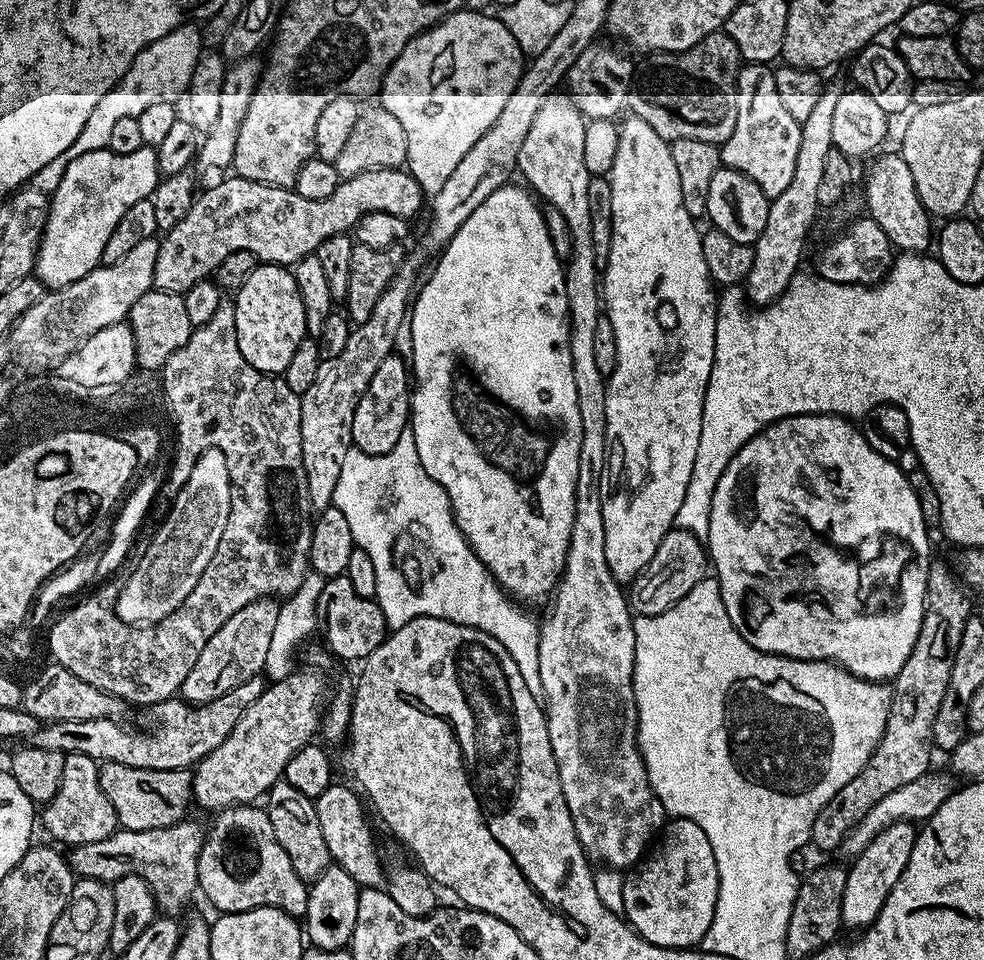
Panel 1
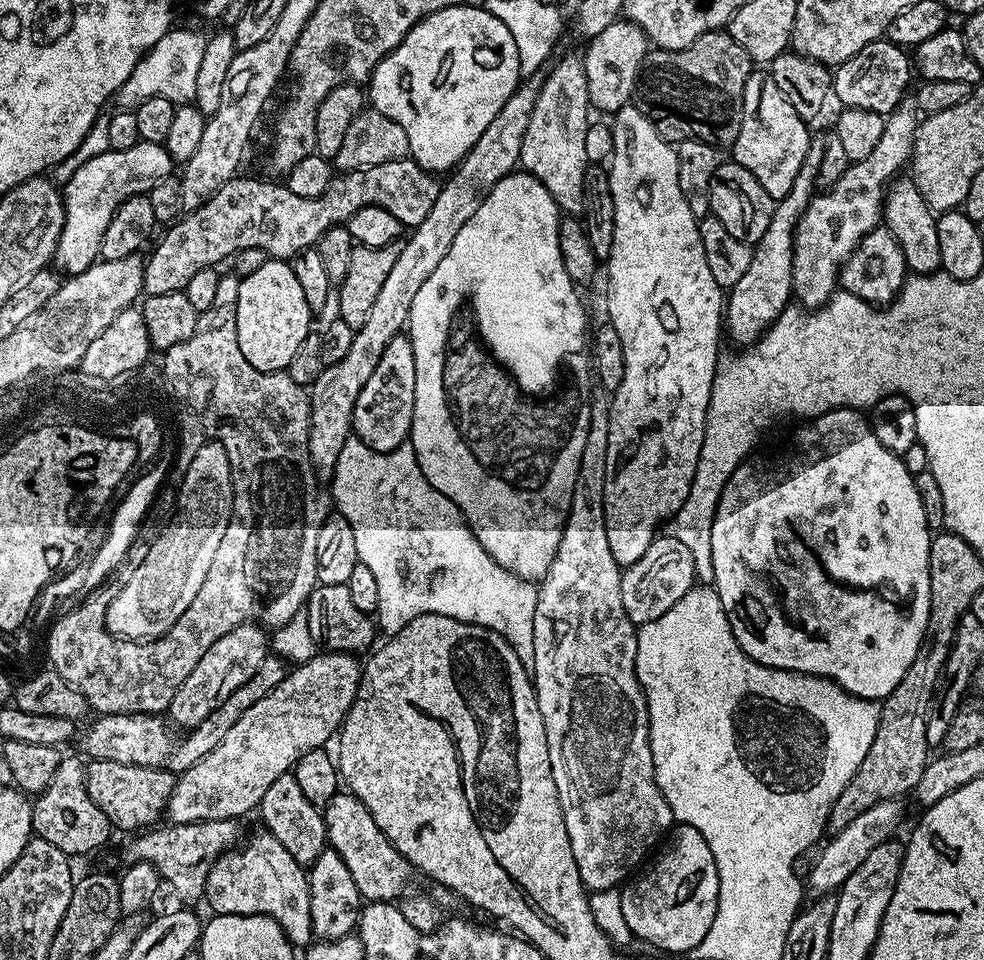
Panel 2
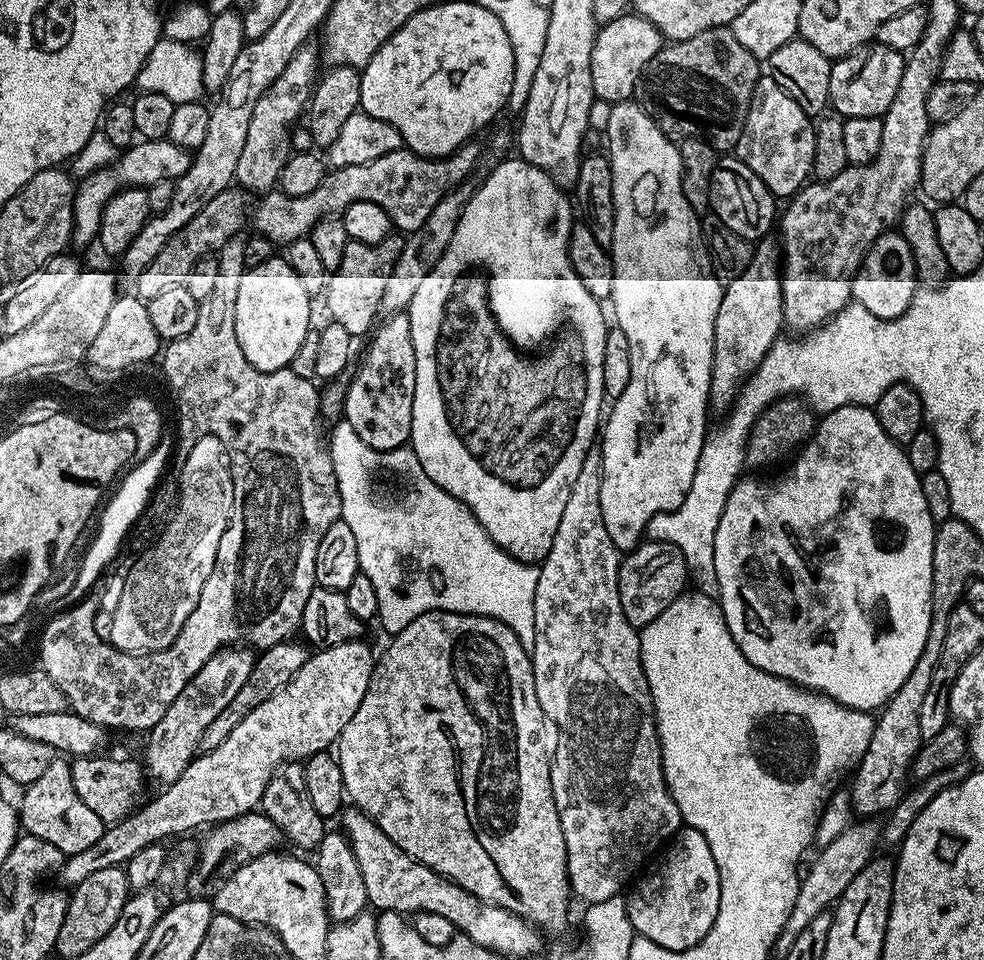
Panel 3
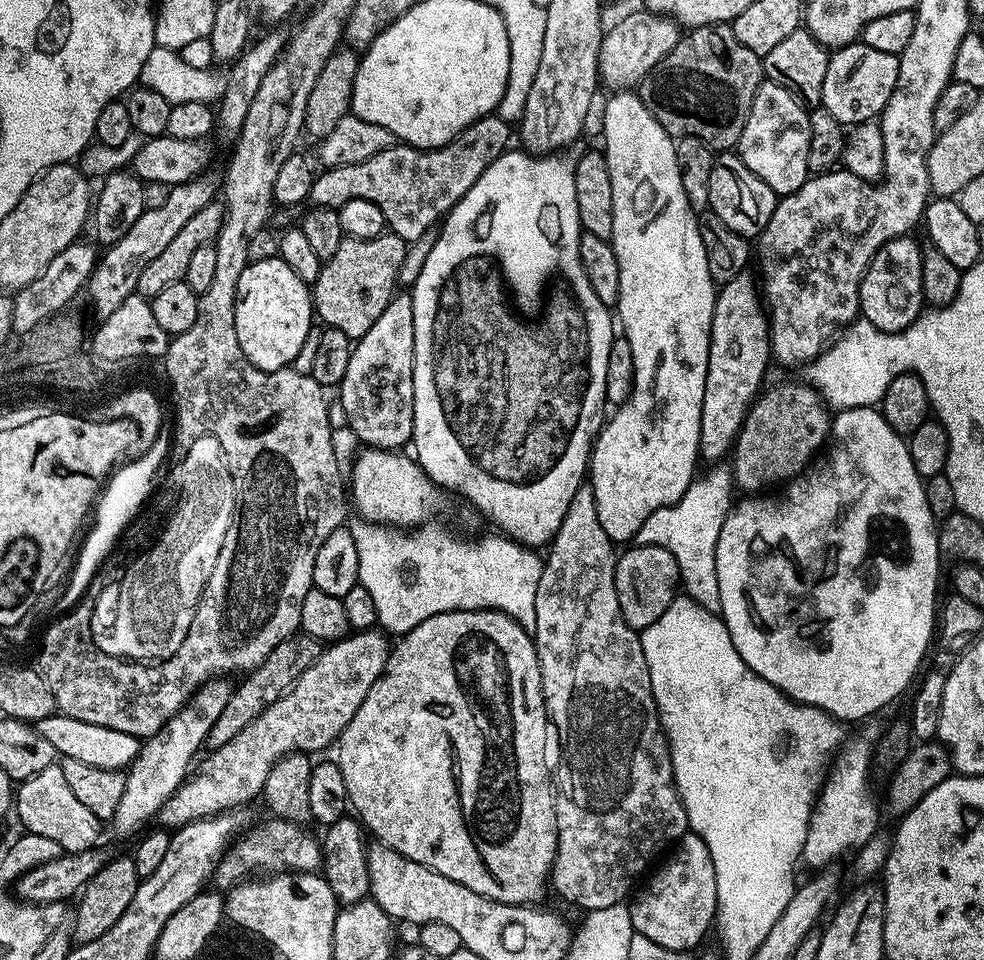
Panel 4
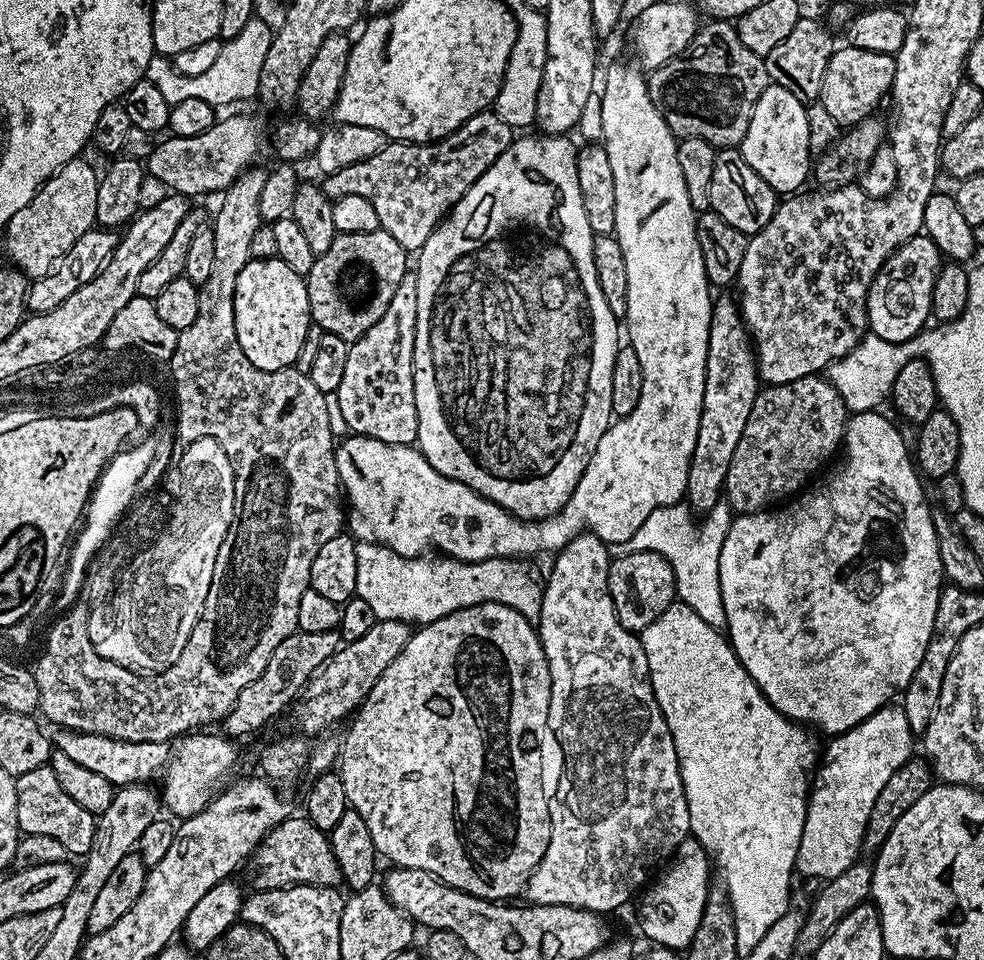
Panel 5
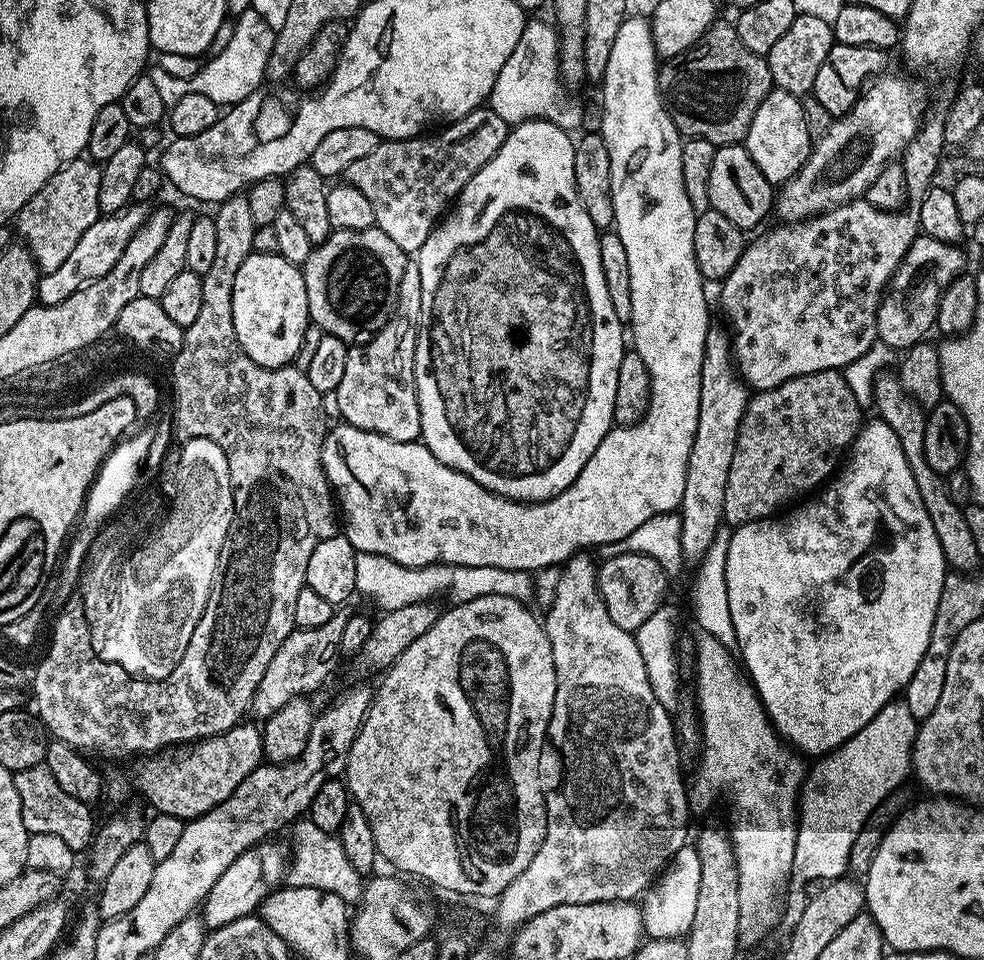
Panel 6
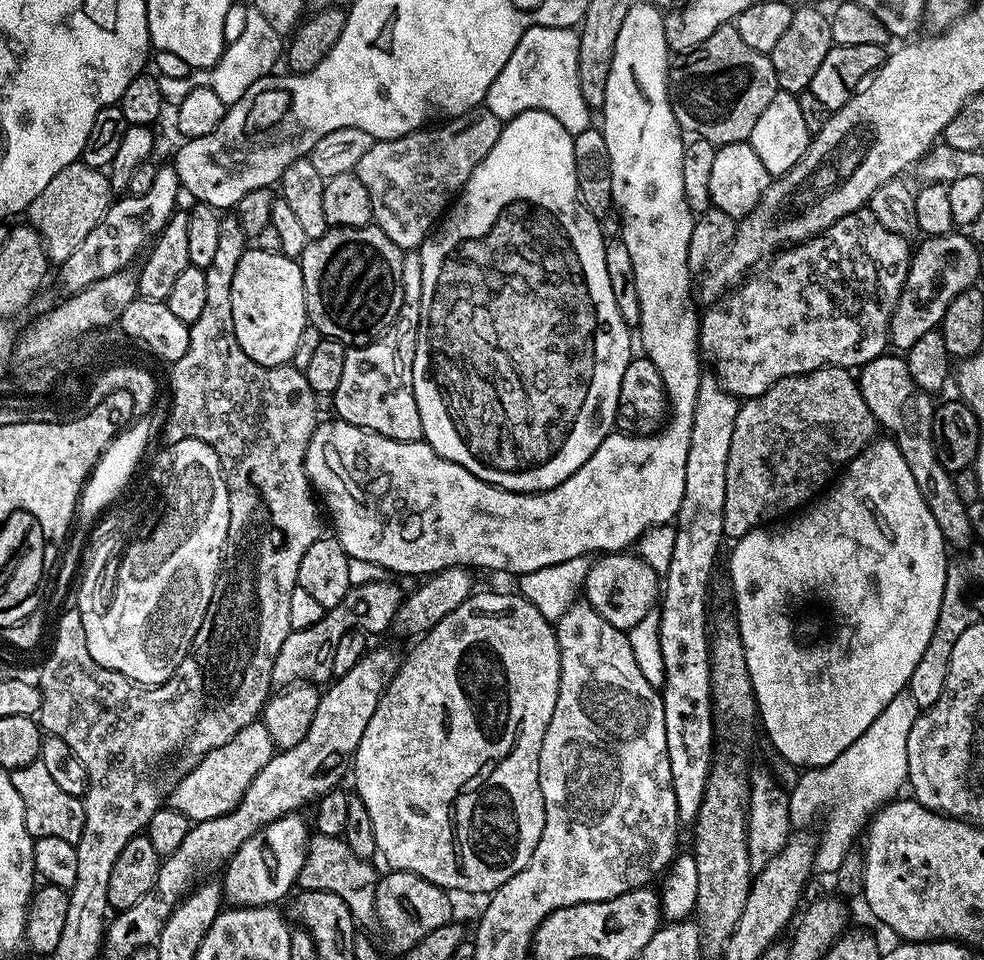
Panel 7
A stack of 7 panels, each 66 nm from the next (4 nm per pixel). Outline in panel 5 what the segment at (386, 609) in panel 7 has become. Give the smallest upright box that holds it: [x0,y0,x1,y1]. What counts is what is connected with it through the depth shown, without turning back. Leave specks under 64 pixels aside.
[222,631,342,738]

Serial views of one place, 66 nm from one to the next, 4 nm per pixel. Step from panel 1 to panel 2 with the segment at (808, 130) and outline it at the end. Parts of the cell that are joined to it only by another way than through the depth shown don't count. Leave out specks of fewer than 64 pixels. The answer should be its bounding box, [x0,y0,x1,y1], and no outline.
[726,138,824,346]

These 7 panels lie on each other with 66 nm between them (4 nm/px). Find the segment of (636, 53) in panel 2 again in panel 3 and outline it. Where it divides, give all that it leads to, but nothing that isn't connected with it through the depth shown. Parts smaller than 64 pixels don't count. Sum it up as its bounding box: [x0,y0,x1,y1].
[590,14,666,105]

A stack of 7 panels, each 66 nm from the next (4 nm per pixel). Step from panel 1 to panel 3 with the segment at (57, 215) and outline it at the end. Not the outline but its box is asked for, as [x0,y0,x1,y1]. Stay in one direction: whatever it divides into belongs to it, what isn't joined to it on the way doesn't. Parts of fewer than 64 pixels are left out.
[72,140,193,244]

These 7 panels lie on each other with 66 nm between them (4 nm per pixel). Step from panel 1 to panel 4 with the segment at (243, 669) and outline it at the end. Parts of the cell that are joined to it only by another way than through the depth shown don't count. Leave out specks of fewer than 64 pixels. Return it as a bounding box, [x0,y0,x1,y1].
[110,678,233,837]

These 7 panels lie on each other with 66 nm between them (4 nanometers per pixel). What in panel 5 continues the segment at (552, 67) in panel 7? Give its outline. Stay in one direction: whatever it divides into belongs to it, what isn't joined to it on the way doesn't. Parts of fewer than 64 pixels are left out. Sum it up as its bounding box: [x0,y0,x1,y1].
[494,2,548,130]

